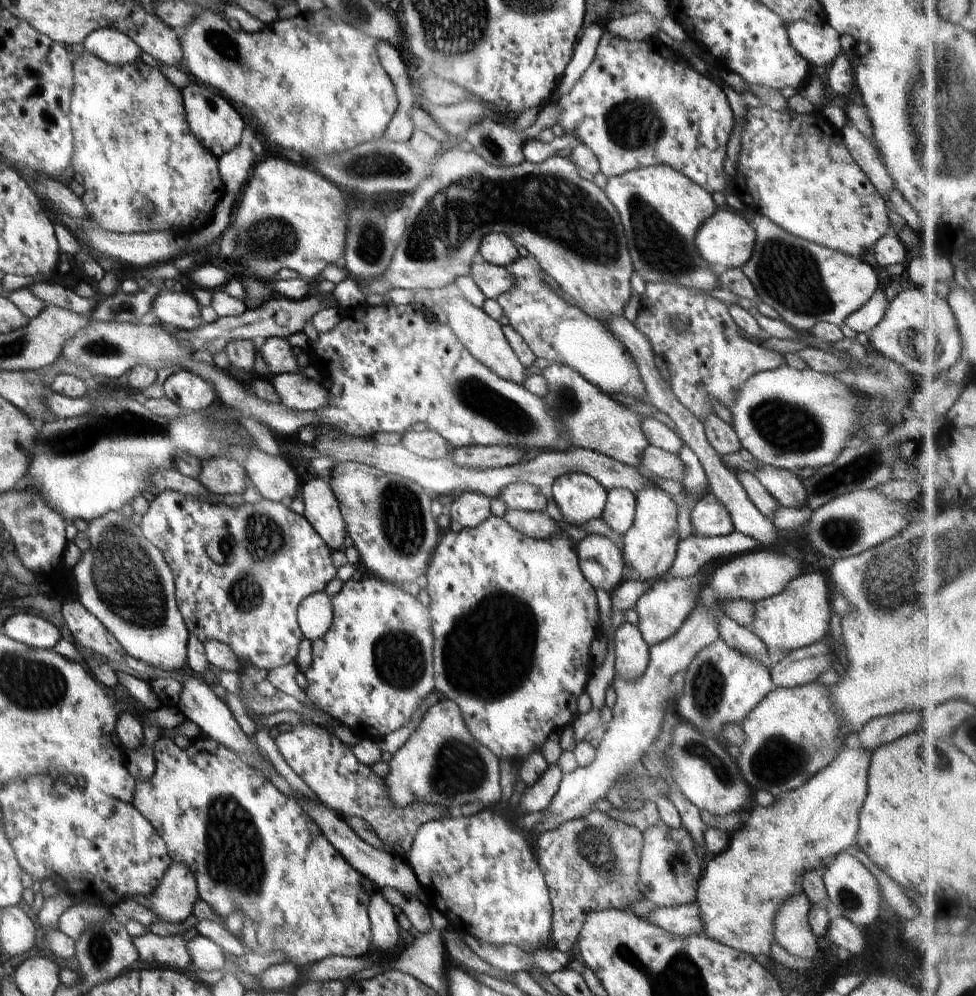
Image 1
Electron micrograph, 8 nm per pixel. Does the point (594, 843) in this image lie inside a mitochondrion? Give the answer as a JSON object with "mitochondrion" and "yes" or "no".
{"mitochondrion":"yes"}

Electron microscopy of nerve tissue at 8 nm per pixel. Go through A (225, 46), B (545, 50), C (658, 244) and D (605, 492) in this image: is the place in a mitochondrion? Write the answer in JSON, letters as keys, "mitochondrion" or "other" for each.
{"A":"mitochondrion","B":"other","C":"mitochondrion","D":"other"}

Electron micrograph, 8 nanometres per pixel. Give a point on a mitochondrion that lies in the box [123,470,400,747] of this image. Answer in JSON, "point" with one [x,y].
{"point":[260,536]}

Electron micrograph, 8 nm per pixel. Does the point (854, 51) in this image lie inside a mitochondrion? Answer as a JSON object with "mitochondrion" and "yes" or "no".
{"mitochondrion":"no"}

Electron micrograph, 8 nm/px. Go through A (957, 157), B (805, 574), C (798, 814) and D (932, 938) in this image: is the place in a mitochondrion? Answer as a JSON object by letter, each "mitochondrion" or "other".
{"A":"mitochondrion","B":"other","C":"other","D":"other"}

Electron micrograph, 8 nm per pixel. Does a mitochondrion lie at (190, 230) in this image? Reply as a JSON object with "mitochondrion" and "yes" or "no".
{"mitochondrion":"no"}

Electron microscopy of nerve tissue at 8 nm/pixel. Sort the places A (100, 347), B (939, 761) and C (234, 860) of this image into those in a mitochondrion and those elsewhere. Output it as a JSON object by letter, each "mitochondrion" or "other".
{"A":"mitochondrion","B":"mitochondrion","C":"mitochondrion"}

